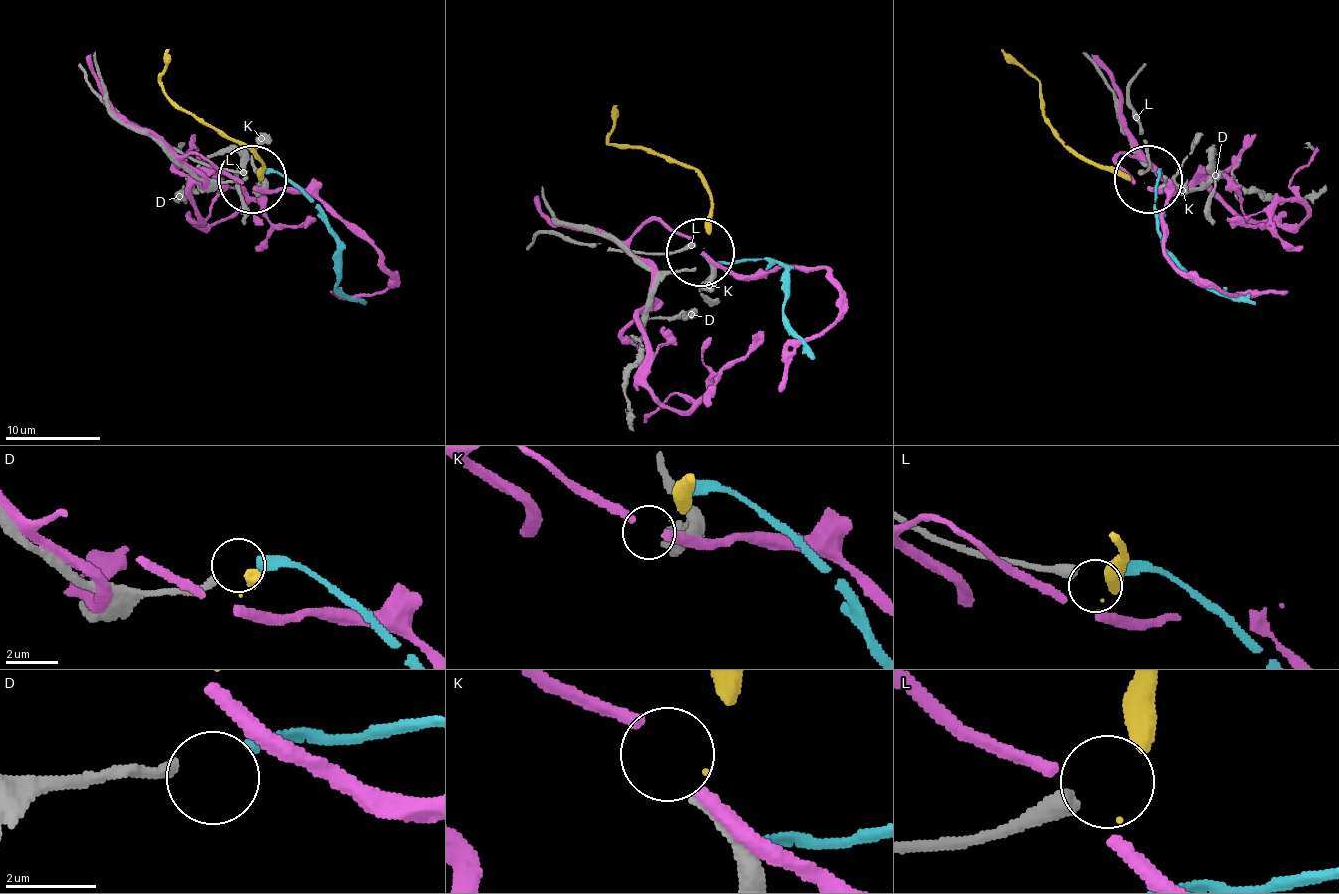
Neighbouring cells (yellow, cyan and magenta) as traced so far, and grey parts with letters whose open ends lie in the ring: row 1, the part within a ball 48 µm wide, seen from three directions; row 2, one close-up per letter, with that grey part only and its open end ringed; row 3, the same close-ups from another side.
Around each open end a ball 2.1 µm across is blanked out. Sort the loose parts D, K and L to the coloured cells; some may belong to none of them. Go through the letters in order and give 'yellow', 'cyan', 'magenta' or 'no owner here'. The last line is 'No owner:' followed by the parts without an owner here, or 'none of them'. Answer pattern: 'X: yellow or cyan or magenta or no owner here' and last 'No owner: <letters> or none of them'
D: cyan
K: no owner here
L: no owner here
No owner: K, L

